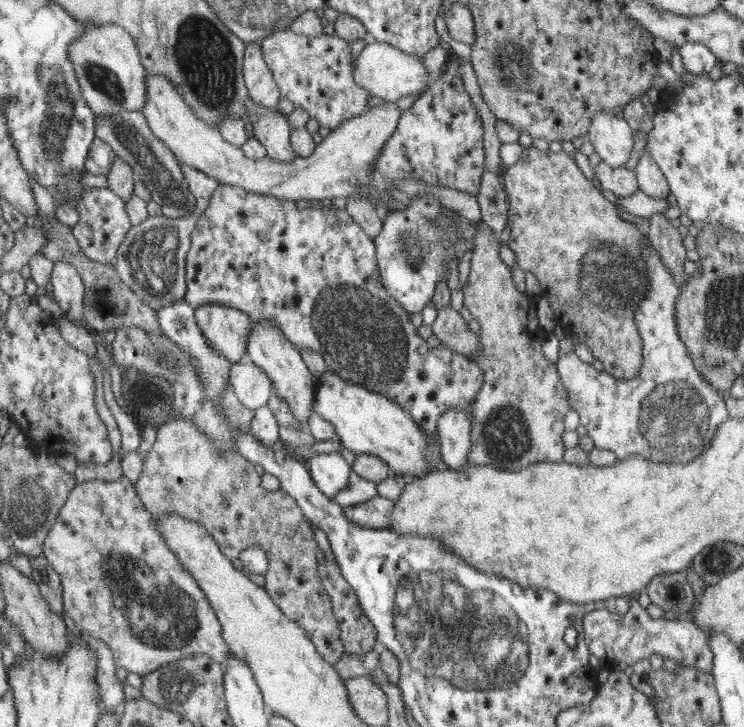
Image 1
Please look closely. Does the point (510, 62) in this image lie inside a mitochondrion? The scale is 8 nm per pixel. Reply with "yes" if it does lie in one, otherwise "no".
yes

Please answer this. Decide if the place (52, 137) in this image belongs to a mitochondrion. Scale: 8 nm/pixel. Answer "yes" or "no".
yes

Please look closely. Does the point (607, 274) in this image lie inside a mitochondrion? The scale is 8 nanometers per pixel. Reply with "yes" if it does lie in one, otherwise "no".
yes

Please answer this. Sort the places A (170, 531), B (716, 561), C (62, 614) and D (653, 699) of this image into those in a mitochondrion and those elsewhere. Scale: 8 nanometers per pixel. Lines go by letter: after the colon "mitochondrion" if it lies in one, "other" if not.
A: other
B: mitochondrion
C: other
D: other

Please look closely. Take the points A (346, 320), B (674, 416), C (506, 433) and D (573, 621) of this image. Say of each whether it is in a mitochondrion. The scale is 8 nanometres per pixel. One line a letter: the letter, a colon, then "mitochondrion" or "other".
A: mitochondrion
B: mitochondrion
C: mitochondrion
D: other

